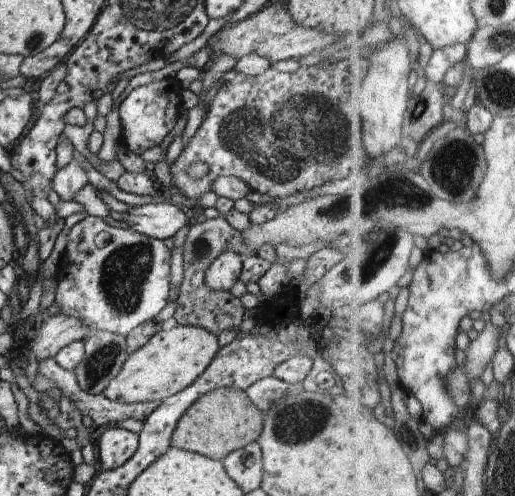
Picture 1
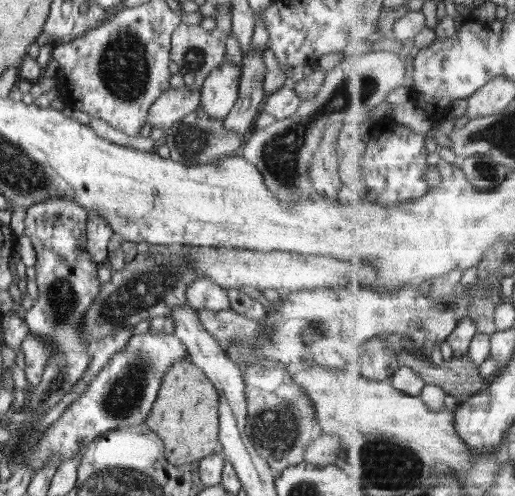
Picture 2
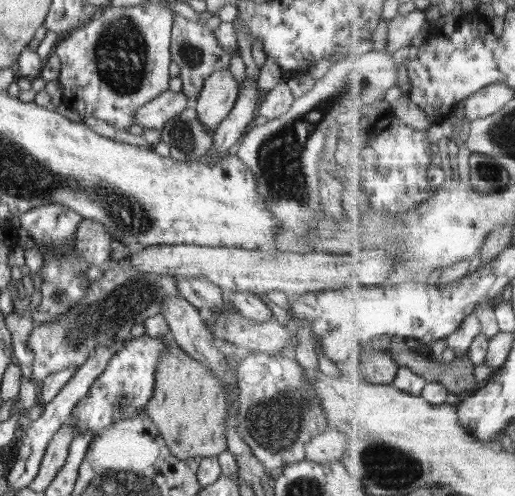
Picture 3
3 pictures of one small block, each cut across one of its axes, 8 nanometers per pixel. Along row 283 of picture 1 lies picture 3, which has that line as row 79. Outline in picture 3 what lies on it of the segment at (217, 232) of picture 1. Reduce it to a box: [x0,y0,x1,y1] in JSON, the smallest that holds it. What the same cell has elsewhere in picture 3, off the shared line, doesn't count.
[171,10,231,107]

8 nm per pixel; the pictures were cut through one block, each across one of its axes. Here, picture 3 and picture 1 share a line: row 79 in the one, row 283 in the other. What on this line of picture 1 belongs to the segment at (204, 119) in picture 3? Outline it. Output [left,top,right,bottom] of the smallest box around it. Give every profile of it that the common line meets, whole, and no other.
[204,250,244,292]

